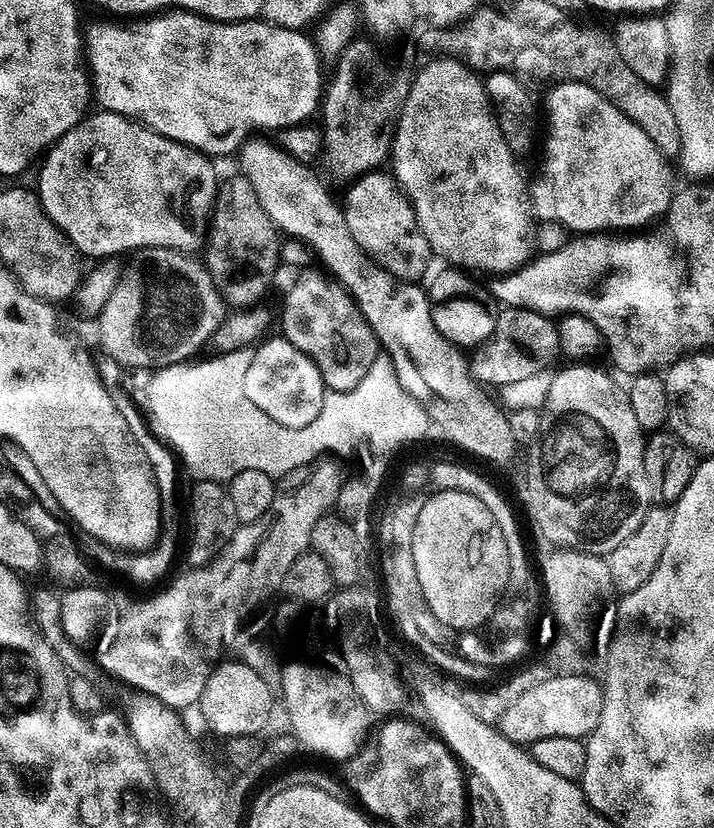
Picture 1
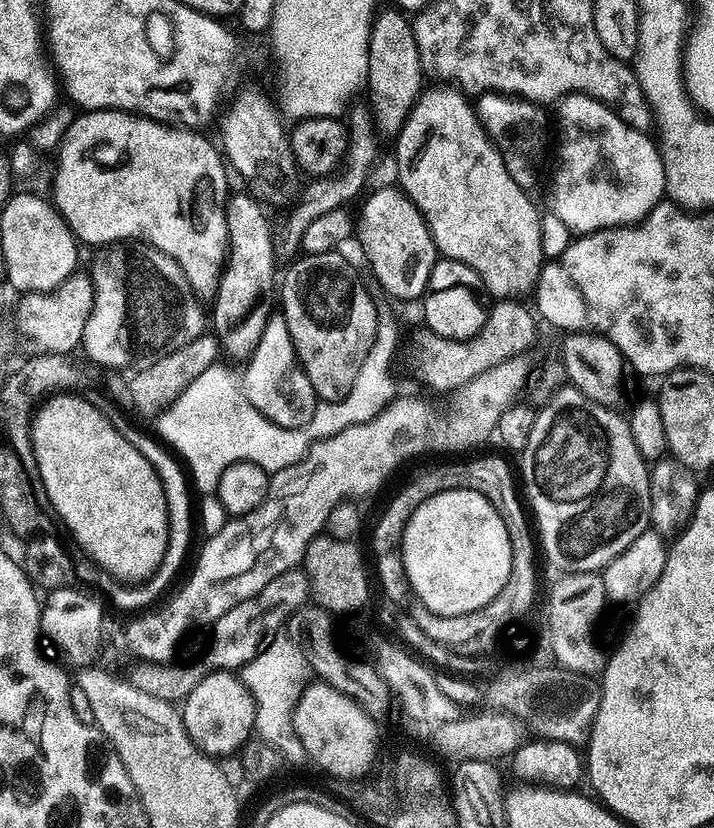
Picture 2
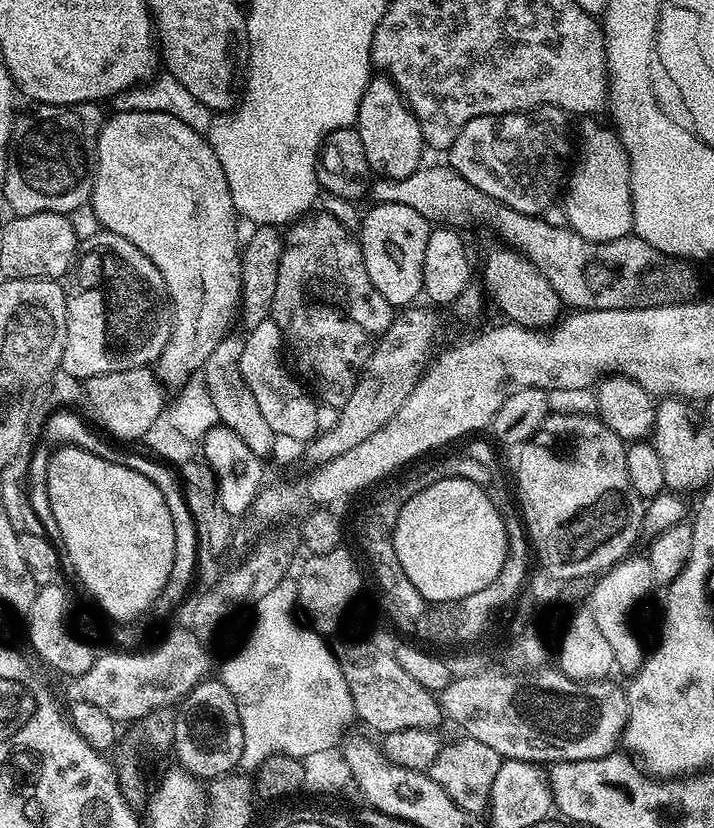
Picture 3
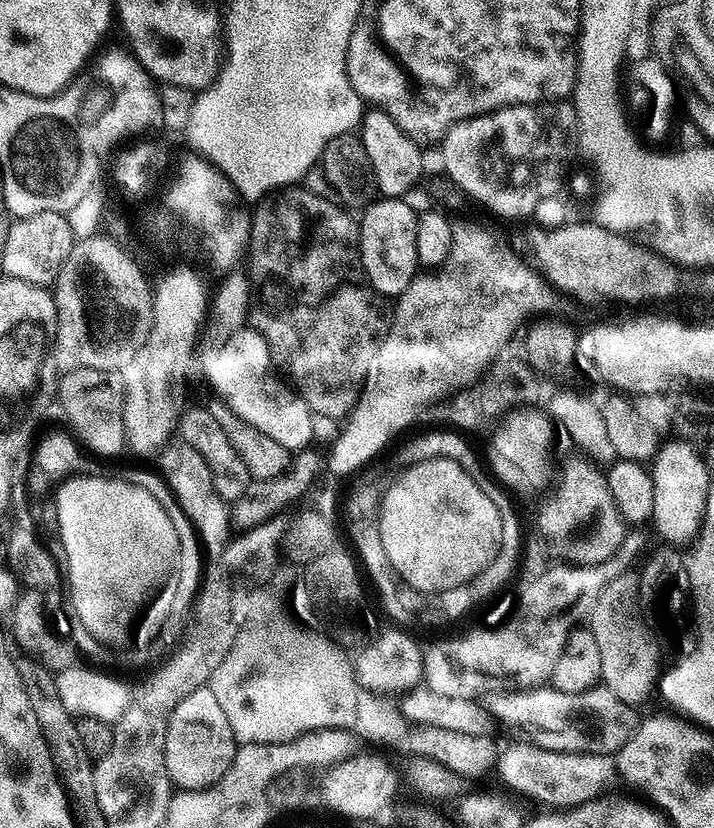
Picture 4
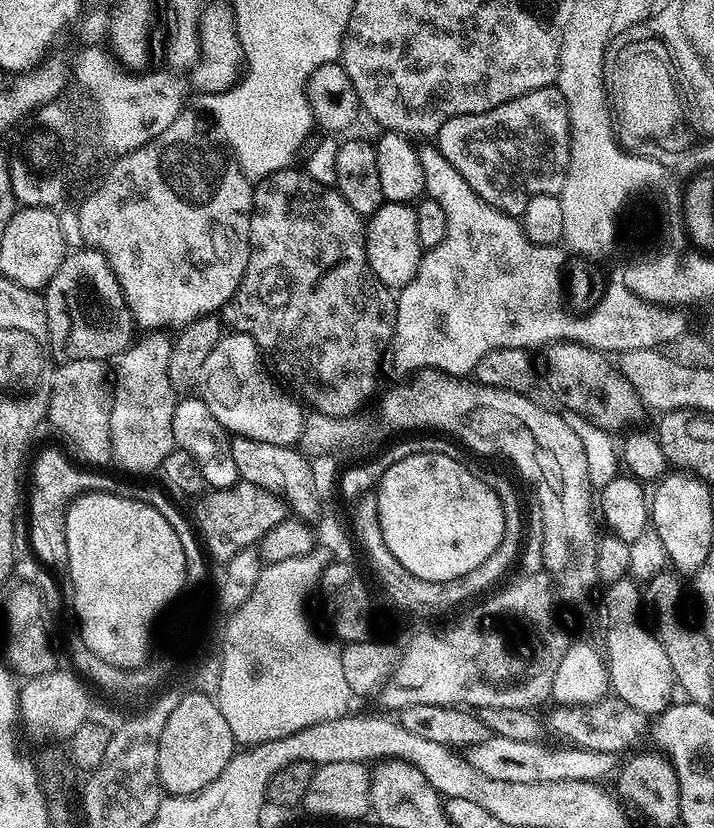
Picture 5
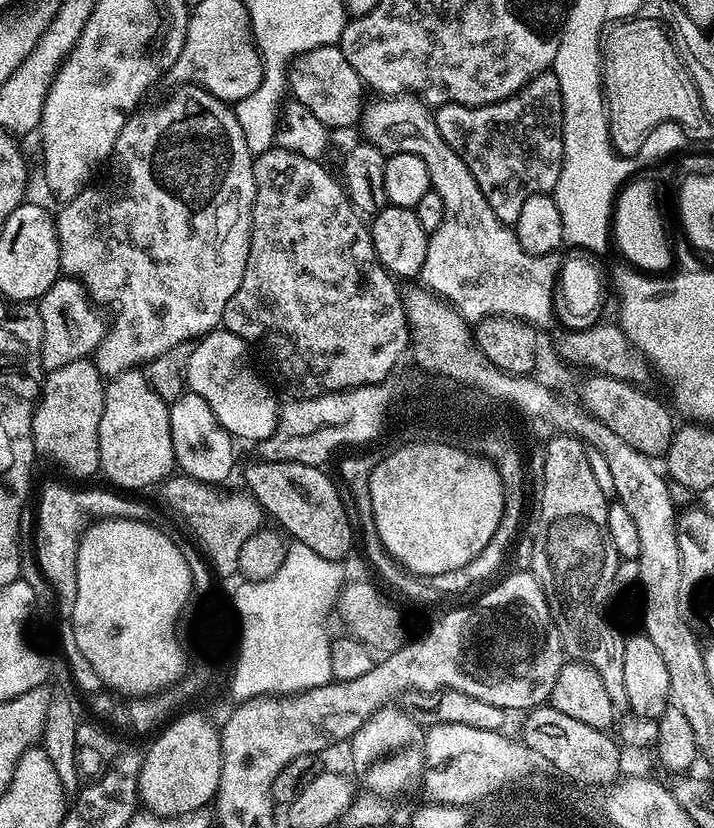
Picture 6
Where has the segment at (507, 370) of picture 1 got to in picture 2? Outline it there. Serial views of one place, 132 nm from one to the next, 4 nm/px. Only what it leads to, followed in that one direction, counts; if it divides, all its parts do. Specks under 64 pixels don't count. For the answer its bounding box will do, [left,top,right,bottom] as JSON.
[416,300,538,394]

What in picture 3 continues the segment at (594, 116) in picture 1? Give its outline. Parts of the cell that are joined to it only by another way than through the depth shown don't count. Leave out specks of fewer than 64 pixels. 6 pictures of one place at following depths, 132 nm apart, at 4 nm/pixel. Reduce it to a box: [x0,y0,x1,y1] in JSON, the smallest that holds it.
[562,118,632,242]

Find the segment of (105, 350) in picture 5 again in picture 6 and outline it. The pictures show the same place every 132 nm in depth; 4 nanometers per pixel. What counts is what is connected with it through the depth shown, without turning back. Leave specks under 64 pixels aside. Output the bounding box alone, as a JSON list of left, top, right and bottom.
[38,278,106,369]

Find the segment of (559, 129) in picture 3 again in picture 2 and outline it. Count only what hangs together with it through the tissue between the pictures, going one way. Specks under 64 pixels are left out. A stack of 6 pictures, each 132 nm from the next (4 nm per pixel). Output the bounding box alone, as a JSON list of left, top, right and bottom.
[474,92,548,190]

